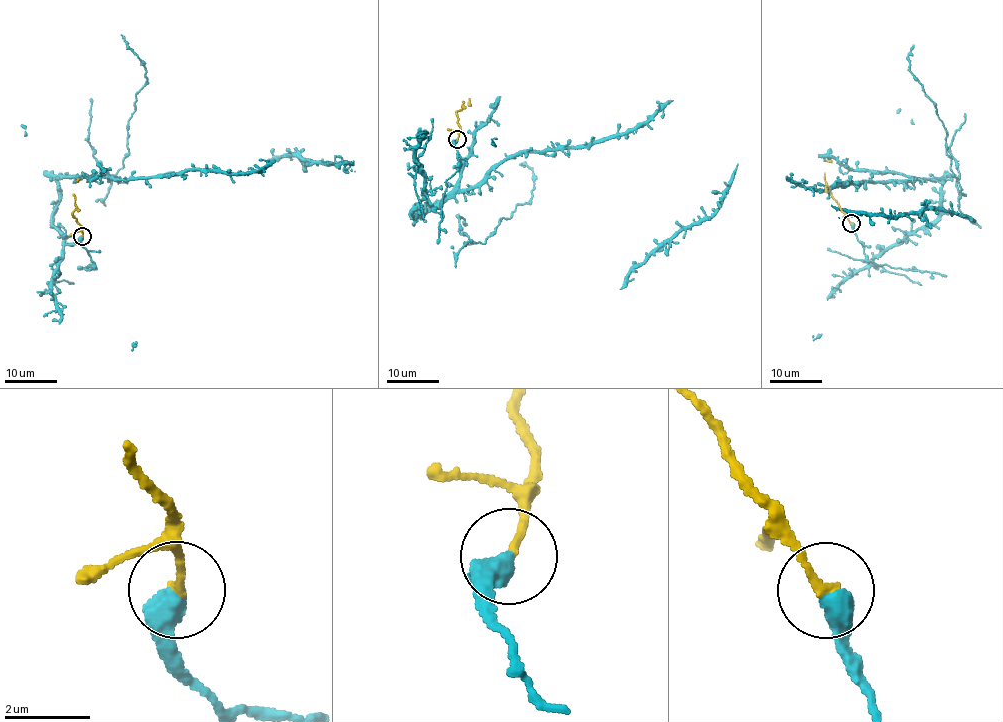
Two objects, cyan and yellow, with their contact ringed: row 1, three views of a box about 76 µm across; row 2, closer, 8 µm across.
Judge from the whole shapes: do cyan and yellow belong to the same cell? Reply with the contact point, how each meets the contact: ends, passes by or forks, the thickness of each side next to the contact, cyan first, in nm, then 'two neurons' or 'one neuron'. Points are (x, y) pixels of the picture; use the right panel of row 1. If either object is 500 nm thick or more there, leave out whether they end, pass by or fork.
at (851, 223); 550 nm thick on the cyan side, 200 nm on the other; one neuron

